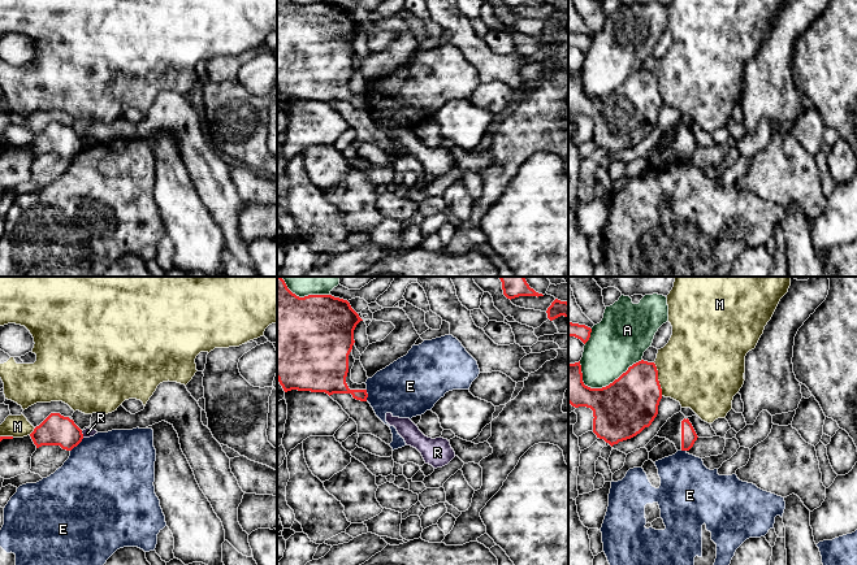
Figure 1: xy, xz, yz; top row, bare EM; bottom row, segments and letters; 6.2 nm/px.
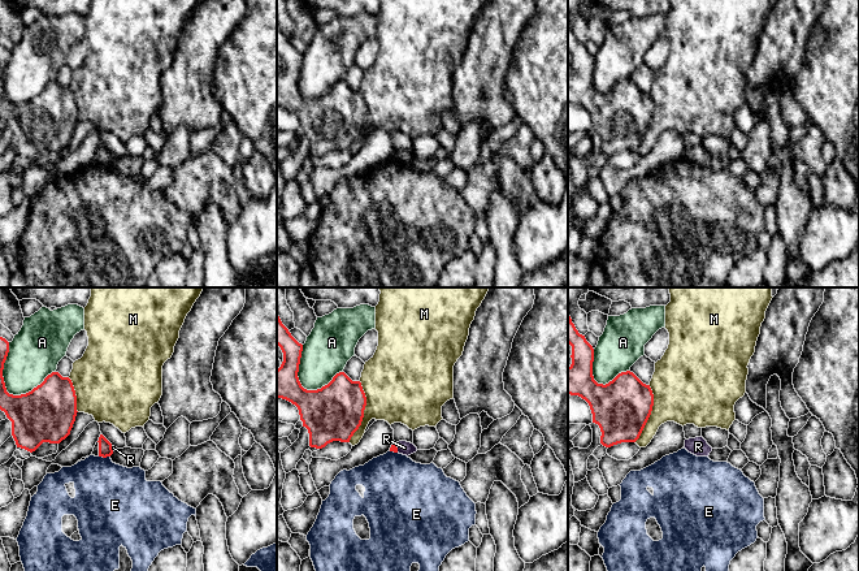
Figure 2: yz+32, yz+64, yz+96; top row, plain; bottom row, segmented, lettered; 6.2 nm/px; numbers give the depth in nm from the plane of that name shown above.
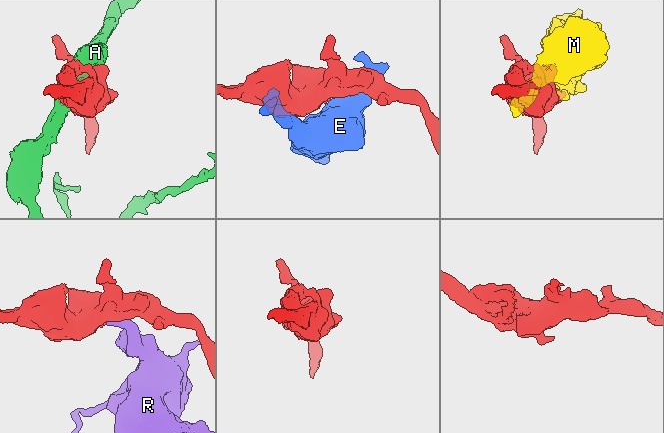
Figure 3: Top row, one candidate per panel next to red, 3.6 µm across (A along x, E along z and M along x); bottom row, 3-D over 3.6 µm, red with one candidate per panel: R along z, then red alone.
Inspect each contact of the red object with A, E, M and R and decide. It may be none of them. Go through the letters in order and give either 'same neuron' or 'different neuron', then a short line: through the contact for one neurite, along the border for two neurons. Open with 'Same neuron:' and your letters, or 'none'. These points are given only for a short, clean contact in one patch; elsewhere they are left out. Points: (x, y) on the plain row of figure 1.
Same neuron: none
A: different neuron
E: different neuron
M: different neuron
R: different neuron | xy (81, 140), (83, 146)

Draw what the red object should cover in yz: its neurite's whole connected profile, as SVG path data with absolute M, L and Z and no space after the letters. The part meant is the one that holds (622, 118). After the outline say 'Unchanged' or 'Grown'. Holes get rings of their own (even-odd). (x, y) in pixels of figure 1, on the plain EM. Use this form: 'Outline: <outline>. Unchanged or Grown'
Outline: M580 70L568 73L568 112L593 119L593 142L611 156L649 136L658 123L661 108L654 71L639 70L602 97L584 94Z. Unchanged

